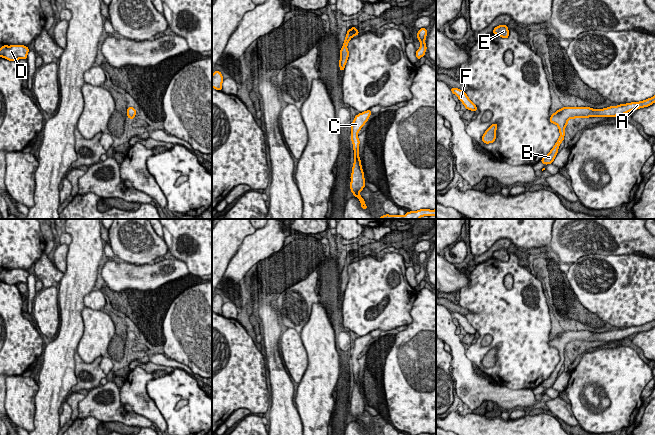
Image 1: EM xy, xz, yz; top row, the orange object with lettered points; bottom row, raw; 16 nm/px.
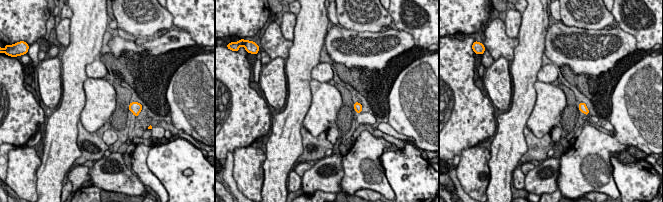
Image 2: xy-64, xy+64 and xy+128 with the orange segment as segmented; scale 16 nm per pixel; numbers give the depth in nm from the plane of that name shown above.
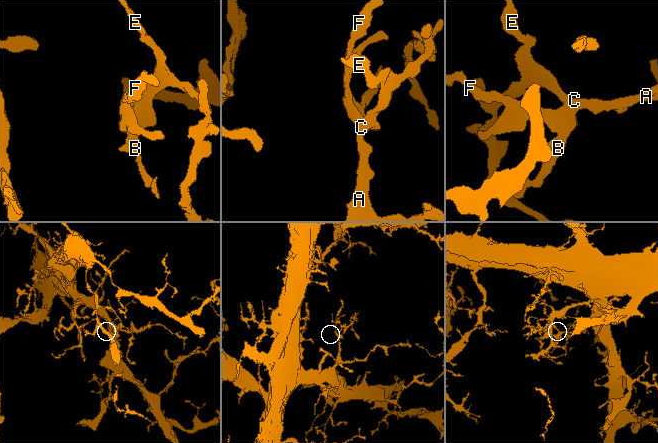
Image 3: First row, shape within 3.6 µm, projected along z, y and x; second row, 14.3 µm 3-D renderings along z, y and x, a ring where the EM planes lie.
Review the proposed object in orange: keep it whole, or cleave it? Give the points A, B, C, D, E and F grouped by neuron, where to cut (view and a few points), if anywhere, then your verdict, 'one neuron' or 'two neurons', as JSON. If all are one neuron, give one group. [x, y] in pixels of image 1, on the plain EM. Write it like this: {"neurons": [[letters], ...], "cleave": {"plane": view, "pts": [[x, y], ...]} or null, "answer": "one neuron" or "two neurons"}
{"neurons": [["A", "B", "C", "D", "E", "F"]], "cleave": null, "answer": "one neuron"}

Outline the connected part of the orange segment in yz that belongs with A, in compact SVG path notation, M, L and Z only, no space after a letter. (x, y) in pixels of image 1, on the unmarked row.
M655 320L640 325L632 326L627 328L620 328L618 330L611 330L604 333L592 333L590 331L563 331L562 333L557 334L554 338L551 339L549 345L558 350L560 361L557 364L554 371L551 375L541 383L541 386L545 389L551 388L554 385L558 377L558 372L561 366L564 364L565 360L565 351L568 348L569 343L574 342L588 342L588 341L615 341L622 340L632 334L637 334L643 331L648 331L655 327Z

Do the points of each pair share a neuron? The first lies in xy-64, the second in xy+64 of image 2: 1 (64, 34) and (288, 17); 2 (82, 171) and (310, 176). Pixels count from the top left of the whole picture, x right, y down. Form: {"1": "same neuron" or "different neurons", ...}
{"1": "same neuron", "2": "different neurons"}

